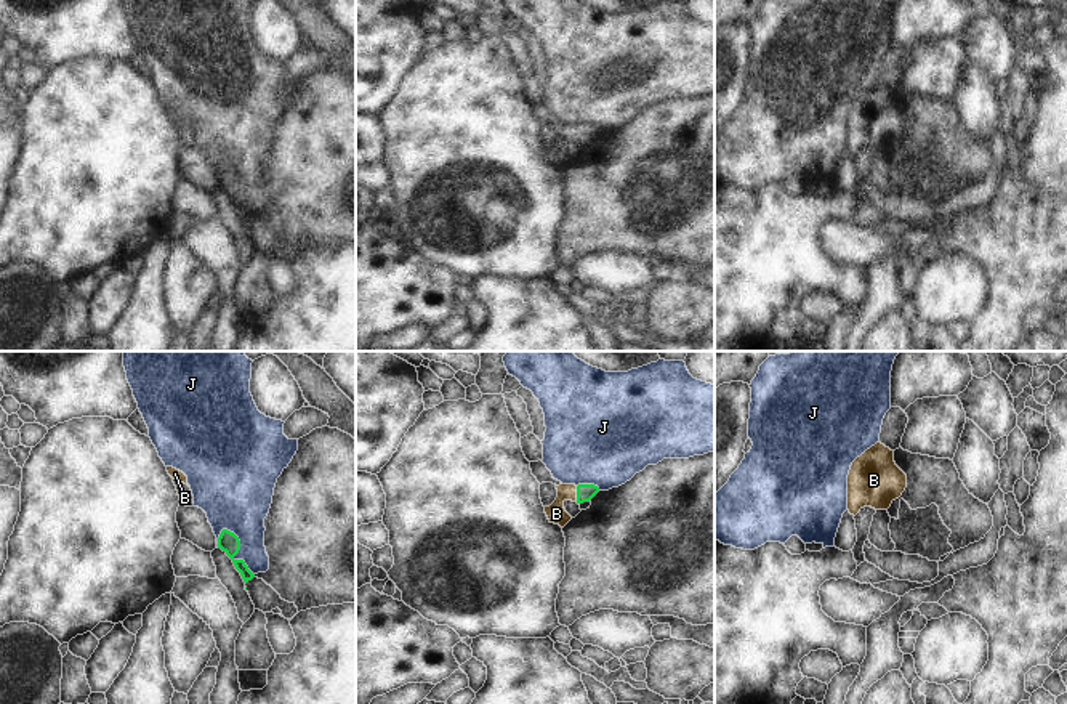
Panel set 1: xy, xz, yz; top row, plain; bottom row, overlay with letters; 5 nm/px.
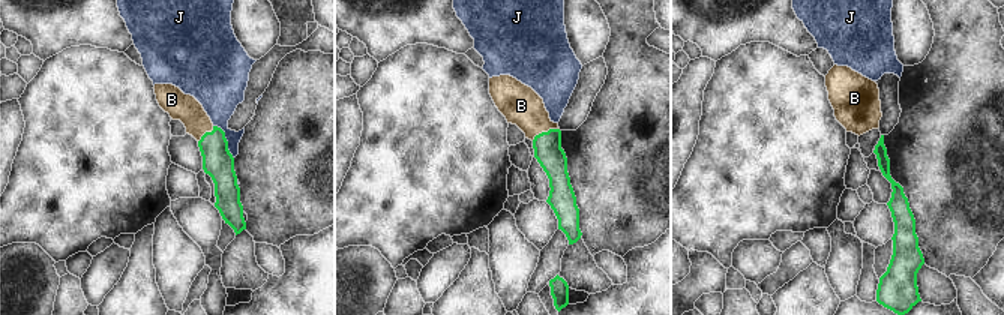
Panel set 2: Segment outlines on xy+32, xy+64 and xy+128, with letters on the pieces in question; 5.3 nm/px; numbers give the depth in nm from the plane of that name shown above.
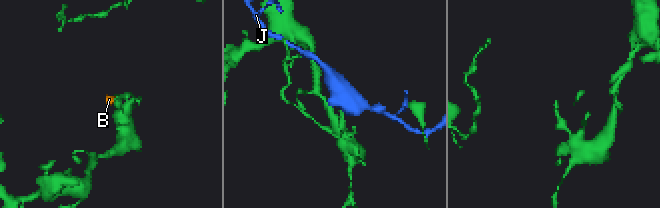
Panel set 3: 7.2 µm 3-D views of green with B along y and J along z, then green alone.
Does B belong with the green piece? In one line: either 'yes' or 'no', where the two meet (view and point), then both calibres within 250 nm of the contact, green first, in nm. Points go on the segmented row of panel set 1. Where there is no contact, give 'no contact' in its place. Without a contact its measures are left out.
yes | xz (577, 494) | 90/100 nm

